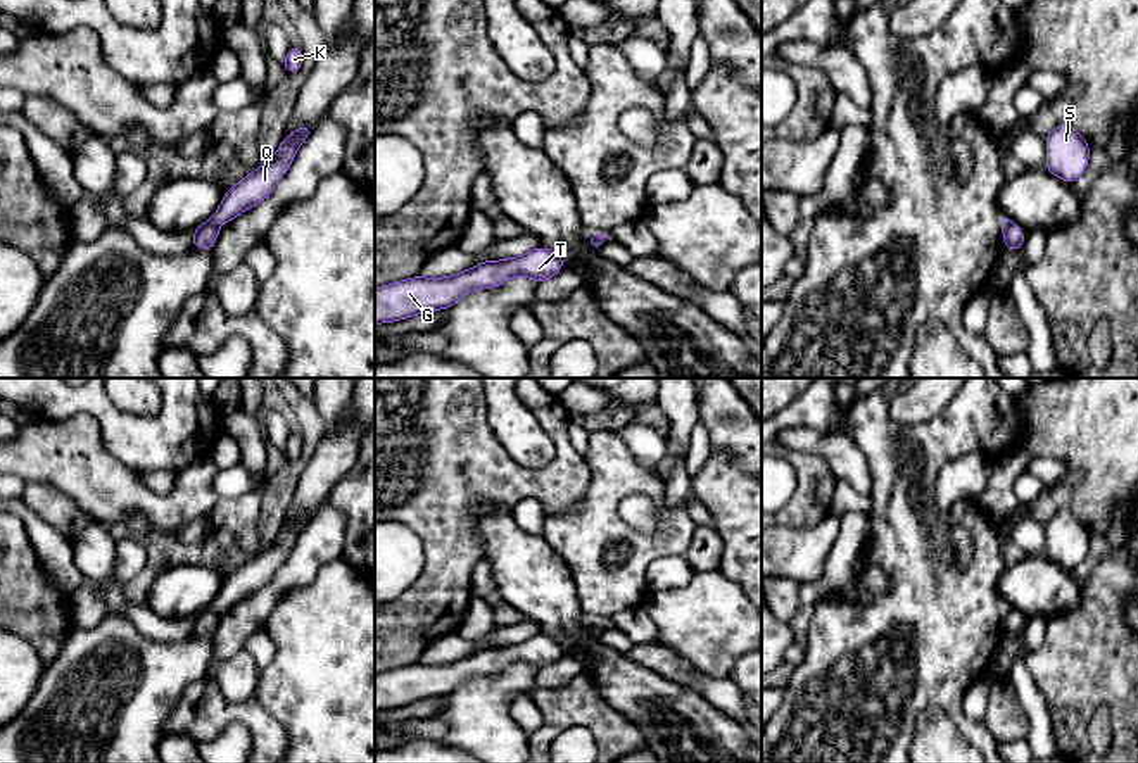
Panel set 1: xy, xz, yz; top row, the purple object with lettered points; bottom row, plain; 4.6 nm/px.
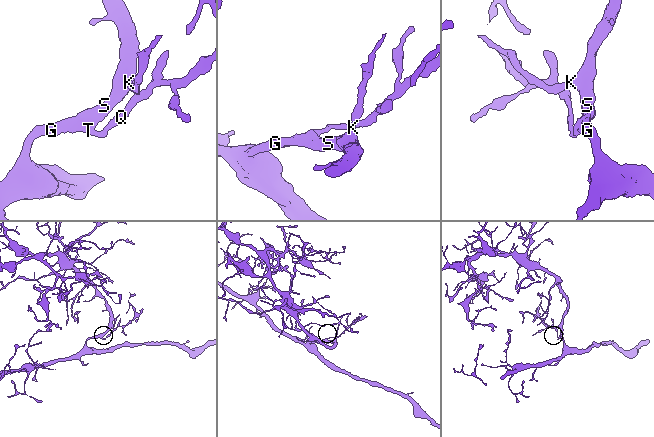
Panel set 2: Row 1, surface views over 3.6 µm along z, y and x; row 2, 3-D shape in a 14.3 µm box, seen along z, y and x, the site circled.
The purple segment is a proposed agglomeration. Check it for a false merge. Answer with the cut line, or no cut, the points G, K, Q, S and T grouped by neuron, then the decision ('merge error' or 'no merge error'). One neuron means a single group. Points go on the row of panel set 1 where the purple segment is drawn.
cut in xy along (206, 223), (216, 227); G K S T / Q; merge error

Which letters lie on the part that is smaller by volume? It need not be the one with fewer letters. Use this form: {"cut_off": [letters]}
{"cut_off": ["Q"]}

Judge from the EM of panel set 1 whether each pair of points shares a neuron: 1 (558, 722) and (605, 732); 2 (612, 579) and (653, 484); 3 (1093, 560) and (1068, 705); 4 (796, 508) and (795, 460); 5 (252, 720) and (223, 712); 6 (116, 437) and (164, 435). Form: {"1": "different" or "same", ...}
{"1": "same", "2": "same", "3": "different", "4": "same", "5": "same", "6": "same"}

